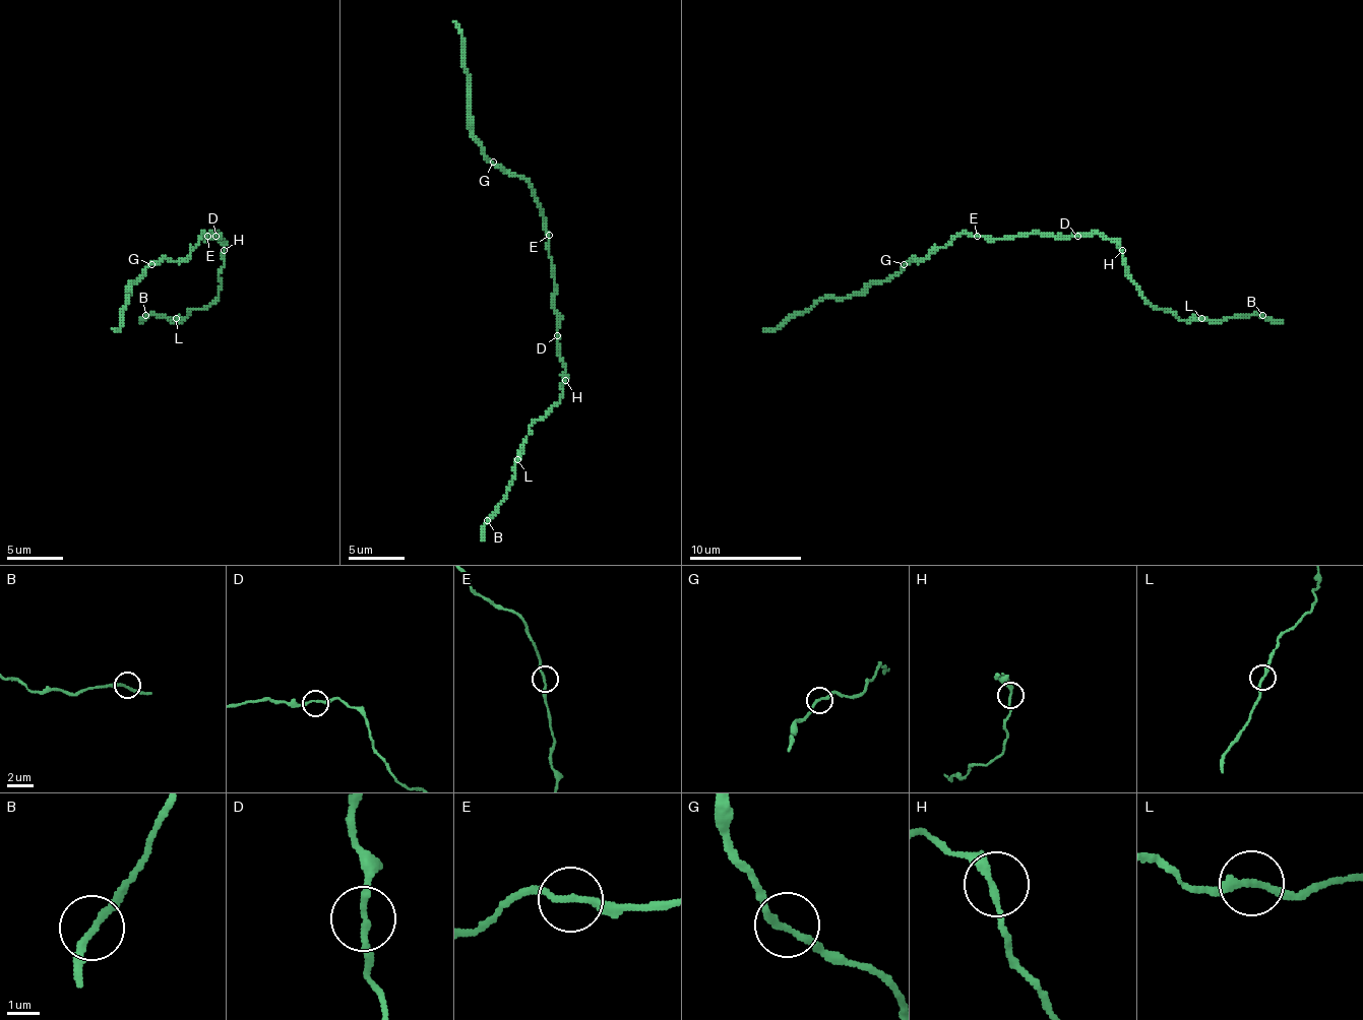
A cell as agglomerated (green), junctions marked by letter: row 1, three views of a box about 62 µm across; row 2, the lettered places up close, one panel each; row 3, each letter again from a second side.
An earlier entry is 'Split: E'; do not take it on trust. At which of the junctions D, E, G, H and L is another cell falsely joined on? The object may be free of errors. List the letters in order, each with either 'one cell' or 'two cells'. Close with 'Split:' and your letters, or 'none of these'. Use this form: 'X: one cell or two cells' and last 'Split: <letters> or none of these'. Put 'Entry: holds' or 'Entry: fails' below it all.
D: one cell
E: one cell
G: one cell
H: one cell
L: one cell
Split: none of these
Entry: fails

